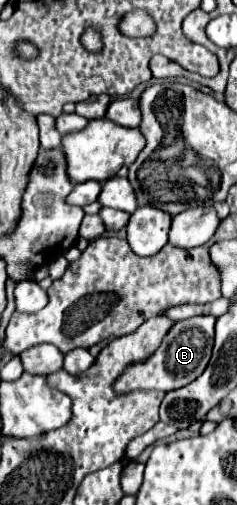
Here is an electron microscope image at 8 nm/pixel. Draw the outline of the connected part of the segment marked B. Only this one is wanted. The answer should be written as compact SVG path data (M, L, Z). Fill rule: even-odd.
M204 315L204 317L190 317L184 321L178 321L170 327L166 337L162 339L160 347L146 359L128 365L118 379L114 381L114 391L116 393L130 393L136 389L158 389L158 391L172 391L188 385L196 377L202 375L206 369L210 355L212 355L212 345L214 345L214 323L216 317Z

